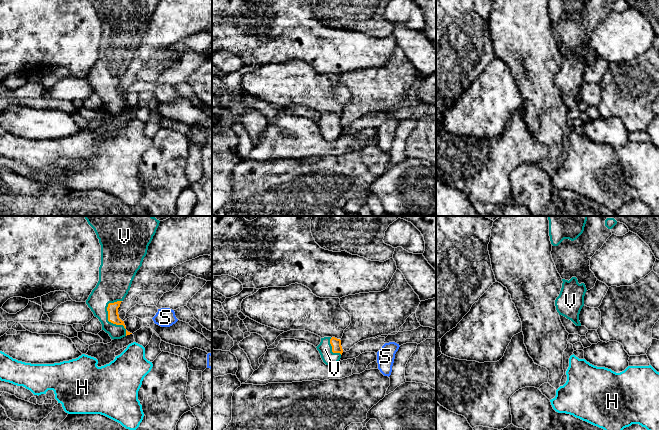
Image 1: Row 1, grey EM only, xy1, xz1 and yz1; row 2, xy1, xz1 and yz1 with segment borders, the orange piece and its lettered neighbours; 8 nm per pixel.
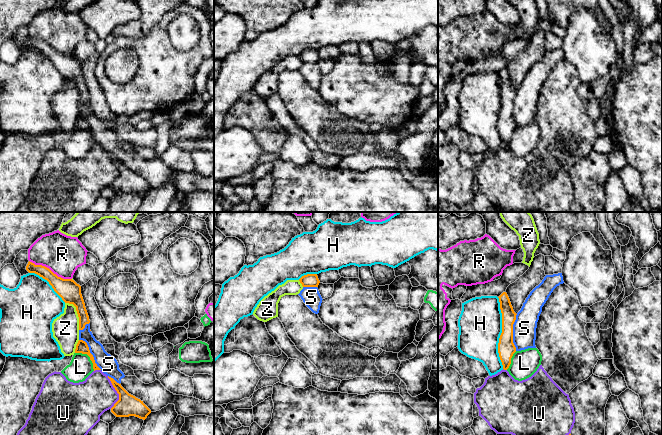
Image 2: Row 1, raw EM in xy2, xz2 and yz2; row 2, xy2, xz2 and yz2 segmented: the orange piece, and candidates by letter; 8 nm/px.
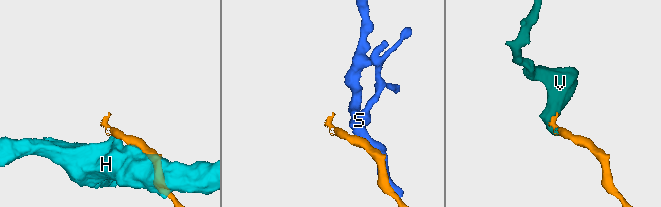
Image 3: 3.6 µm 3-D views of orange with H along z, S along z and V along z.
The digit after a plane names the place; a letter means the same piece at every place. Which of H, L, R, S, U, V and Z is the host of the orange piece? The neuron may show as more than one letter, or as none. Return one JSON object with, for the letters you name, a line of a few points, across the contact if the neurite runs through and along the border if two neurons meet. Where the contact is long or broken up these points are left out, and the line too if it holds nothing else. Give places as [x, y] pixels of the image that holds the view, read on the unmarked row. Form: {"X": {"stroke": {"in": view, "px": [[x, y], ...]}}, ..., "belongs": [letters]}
{"V": {"stroke": {"in": "xy1", "px": [[113, 92], [111, 98], [107, 90], [108, 67]]}}, "belongs": ["V"]}

